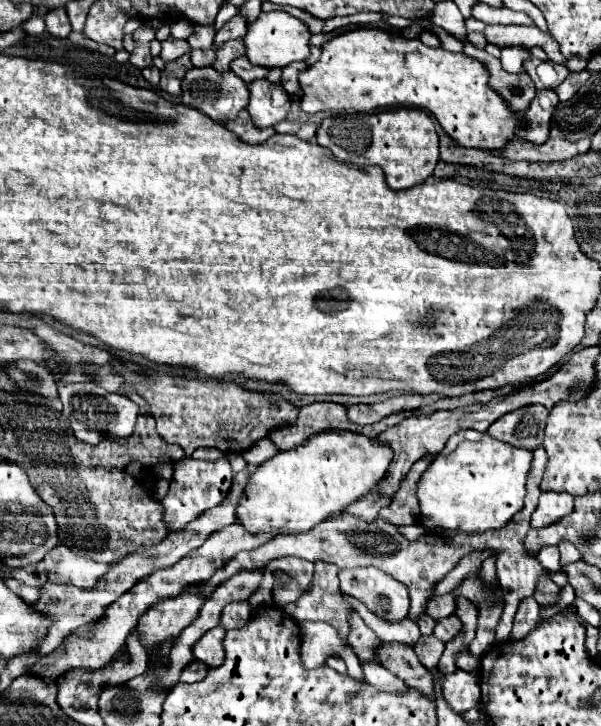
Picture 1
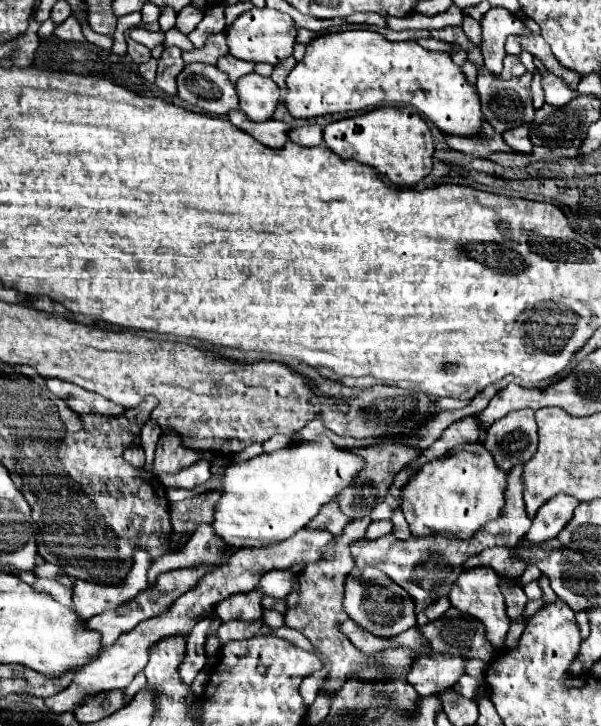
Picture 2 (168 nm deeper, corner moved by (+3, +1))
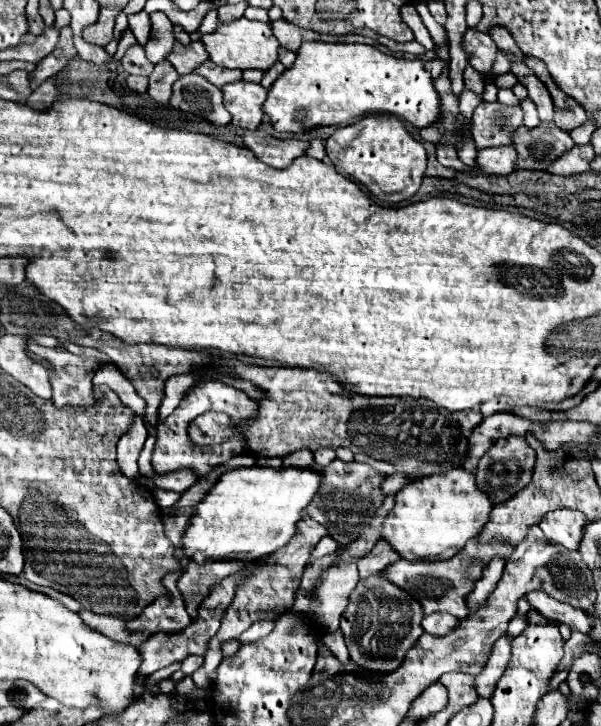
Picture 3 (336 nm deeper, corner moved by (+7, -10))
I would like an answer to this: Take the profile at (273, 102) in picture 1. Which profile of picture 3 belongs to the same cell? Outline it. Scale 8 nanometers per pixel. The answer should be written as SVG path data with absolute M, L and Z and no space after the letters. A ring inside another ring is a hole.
M233 82L223 88L225 108L231 114L231 124L247 130L255 130L263 120L263 102L267 100L267 90L253 82Z

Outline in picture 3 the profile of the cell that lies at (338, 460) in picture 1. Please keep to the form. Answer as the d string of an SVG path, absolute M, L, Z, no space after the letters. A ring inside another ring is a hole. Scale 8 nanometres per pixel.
M237 468L225 472L209 494L195 506L183 538L185 556L207 560L251 562L283 548L295 534L297 522L317 494L323 474L309 468Z

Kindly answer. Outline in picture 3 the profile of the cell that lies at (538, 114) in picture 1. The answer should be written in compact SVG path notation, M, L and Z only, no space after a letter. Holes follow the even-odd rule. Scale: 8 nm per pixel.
M511 144L501 148L485 148L477 154L477 166L481 168L481 174L511 174L515 162L517 152Z

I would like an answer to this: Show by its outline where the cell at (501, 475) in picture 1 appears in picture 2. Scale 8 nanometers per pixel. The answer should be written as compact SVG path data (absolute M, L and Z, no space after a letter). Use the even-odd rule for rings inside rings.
M479 445L455 449L451 455L425 463L401 491L401 511L413 537L447 535L469 539L479 527L499 517L505 505L507 473L495 465L493 455Z

